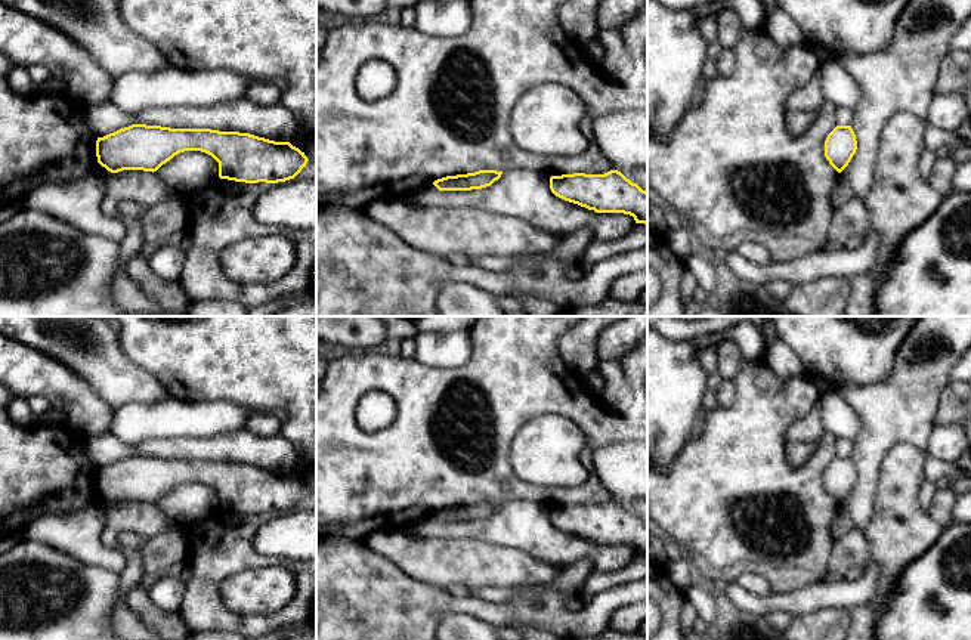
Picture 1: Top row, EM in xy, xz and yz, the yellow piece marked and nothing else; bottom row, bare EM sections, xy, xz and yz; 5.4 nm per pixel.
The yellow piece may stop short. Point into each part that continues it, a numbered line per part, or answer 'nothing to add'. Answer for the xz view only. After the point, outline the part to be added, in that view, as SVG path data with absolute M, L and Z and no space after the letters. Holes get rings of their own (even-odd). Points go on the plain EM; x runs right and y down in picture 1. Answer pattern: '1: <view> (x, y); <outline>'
nothing to add

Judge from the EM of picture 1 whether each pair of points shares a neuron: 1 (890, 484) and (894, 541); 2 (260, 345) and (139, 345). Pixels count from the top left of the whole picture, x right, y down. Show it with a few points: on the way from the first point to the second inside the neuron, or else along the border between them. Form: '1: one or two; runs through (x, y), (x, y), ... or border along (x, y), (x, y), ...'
1: one; runs through (893, 498), (894, 526)
2: one; runs through (231, 345), (169, 345)

